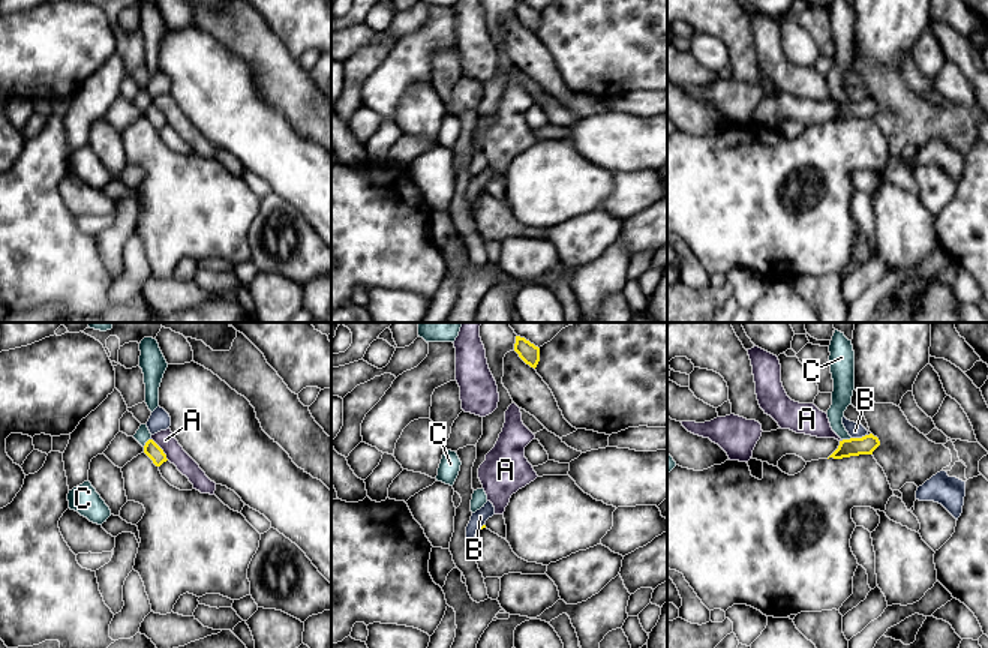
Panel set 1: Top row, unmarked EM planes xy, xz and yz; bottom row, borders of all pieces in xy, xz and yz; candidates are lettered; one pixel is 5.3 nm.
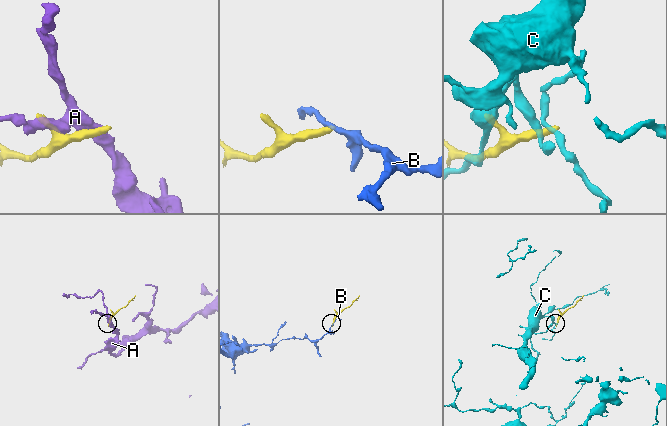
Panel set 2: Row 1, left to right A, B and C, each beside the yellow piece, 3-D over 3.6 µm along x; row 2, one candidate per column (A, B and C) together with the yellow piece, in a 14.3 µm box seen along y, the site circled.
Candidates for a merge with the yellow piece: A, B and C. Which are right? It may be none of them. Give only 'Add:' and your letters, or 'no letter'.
Add: no letter

